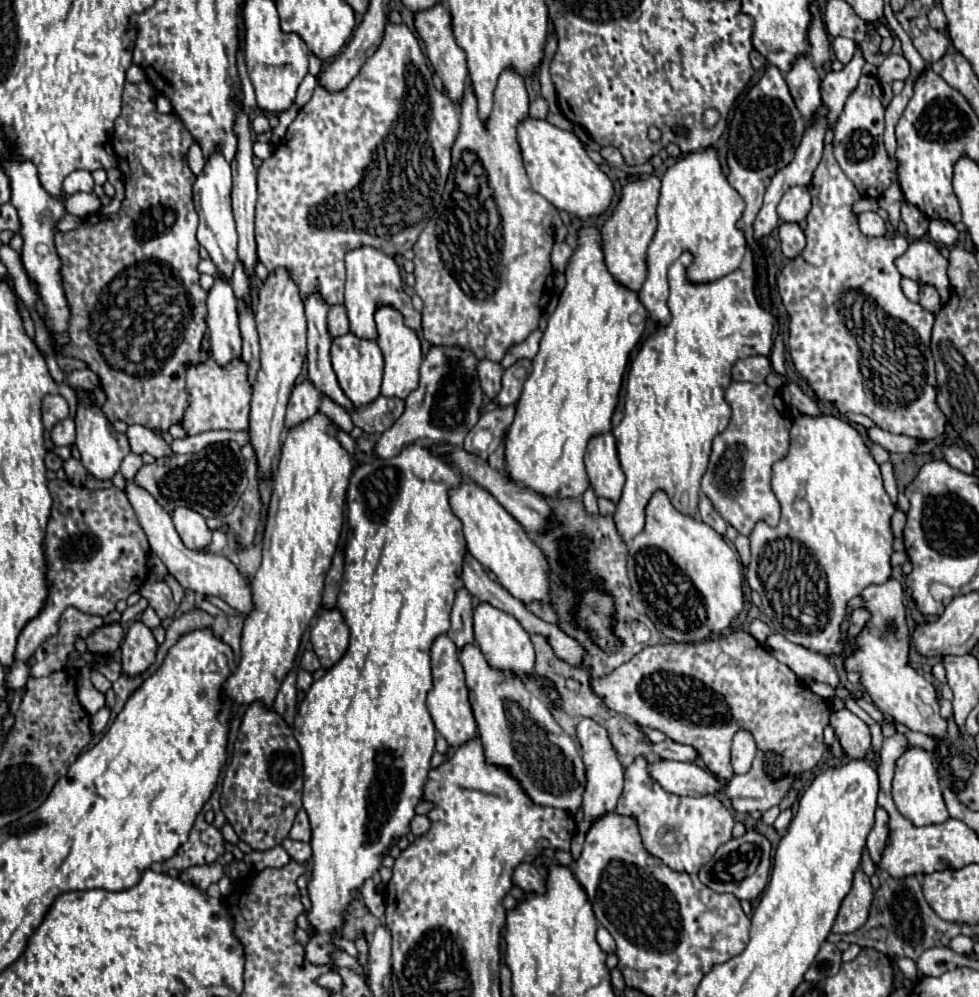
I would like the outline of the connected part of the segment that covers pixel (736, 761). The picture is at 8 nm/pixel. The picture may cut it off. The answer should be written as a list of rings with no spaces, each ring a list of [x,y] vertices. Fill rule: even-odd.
[[[740,729],[732,739],[732,767],[734,773],[748,773],[756,757],[756,743],[750,731]]]

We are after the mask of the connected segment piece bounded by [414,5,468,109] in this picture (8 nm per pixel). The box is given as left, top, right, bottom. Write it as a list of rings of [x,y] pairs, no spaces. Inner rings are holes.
[[[436,5],[432,9],[426,9],[422,13],[418,13],[414,17],[414,25],[420,33],[420,37],[426,43],[426,51],[428,51],[428,59],[436,71],[436,75],[442,79],[444,83],[444,95],[456,105],[456,109],[460,109],[460,101],[464,97],[466,91],[466,83],[468,83],[468,69],[466,69],[466,55],[464,51],[456,45],[454,35],[452,35],[452,25],[450,25],[450,13],[444,5]]]

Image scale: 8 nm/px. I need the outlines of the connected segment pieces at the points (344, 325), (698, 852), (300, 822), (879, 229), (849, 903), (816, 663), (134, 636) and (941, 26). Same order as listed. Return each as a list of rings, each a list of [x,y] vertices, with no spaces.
[[[342,305],[332,307],[328,311],[328,333],[332,339],[342,337],[348,333],[348,319],[346,319],[346,309]]]
[[[640,757],[624,773],[624,791],[618,799],[618,815],[636,819],[638,831],[648,855],[658,857],[674,871],[698,873],[704,863],[714,857],[714,851],[732,839],[734,819],[714,795],[680,797],[662,791],[650,775],[646,775],[646,759]]]
[[[304,809],[298,811],[288,837],[294,841],[308,841],[310,839],[310,823],[308,823],[308,815]]]
[[[874,211],[860,213],[860,215],[858,215],[858,227],[860,227],[860,231],[862,231],[864,235],[872,235],[872,237],[886,233],[884,221],[882,221],[880,215],[874,213]]]
[[[858,869],[854,875],[852,891],[844,897],[832,931],[846,935],[846,933],[854,933],[856,929],[860,929],[868,919],[872,893],[874,891],[870,887],[870,879],[864,875],[862,869]]]
[[[770,635],[766,641],[766,651],[770,651],[780,663],[788,665],[800,681],[820,681],[834,689],[844,687],[840,683],[836,667],[830,667],[830,661],[824,655],[818,655],[806,647],[790,643],[782,635]]]
[[[136,621],[128,629],[128,633],[122,641],[122,647],[120,647],[122,673],[126,677],[142,675],[156,661],[156,649],[158,649],[158,645],[154,641],[152,631],[144,623]]]
[[[936,1],[934,7],[930,9],[928,13],[928,23],[932,29],[940,31],[940,33],[946,33],[946,15],[942,11],[942,1]]]

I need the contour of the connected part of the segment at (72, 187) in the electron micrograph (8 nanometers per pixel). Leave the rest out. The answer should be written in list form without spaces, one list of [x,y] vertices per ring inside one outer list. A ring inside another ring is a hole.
[[[74,171],[62,183],[62,191],[66,191],[66,197],[70,197],[72,193],[78,193],[78,191],[90,193],[92,187],[94,187],[94,179],[92,179],[90,171]]]

